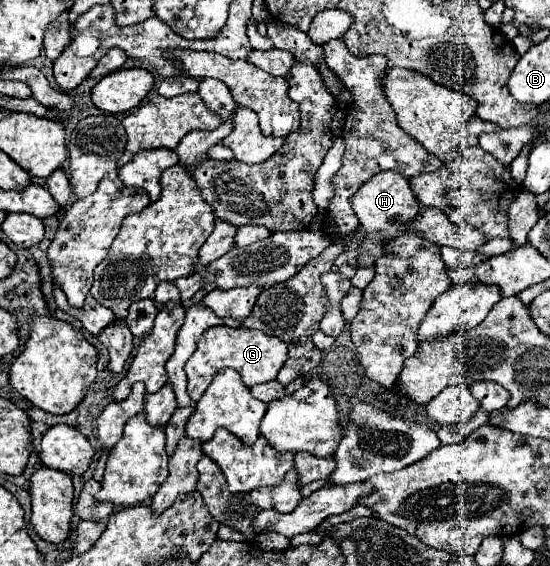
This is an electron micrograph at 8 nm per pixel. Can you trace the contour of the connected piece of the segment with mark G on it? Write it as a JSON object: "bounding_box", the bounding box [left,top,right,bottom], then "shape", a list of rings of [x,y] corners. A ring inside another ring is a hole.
{"bounding_box":[186,325,288,403],"shape":[[[224,325],[210,327],[200,337],[194,355],[186,363],[188,395],[196,403],[202,397],[202,393],[206,391],[206,387],[212,383],[214,375],[226,367],[236,369],[242,375],[242,381],[246,387],[254,387],[258,383],[268,383],[268,381],[276,379],[278,371],[286,363],[286,357],[288,357],[286,343],[274,335],[266,335],[262,331],[244,329],[244,327],[240,327],[240,329],[230,329]]]}

